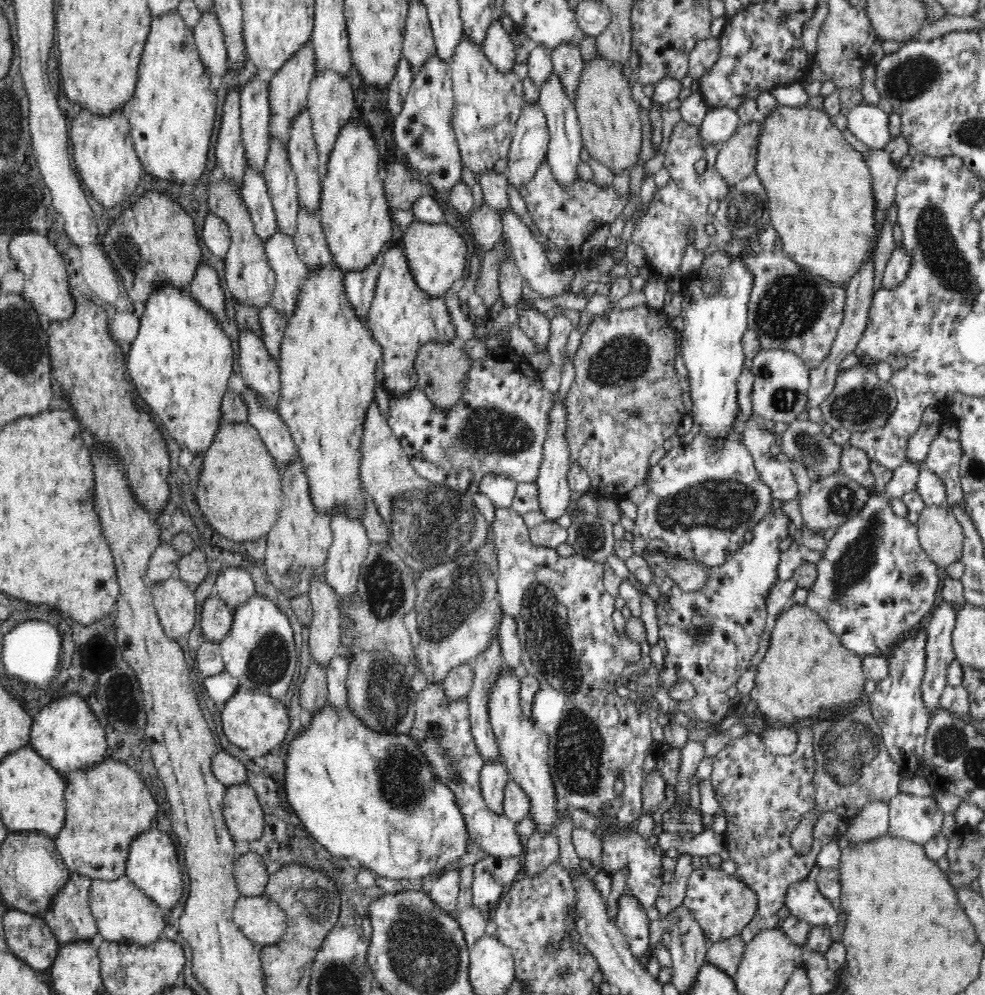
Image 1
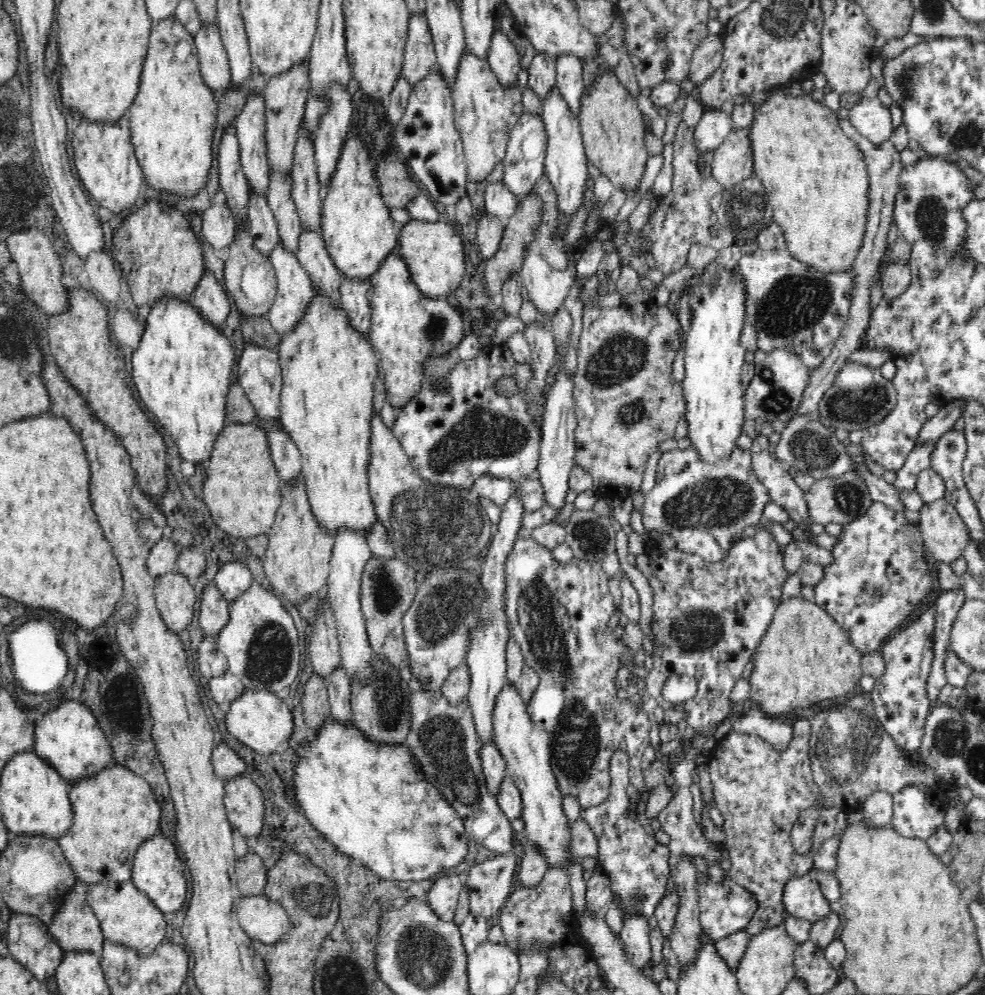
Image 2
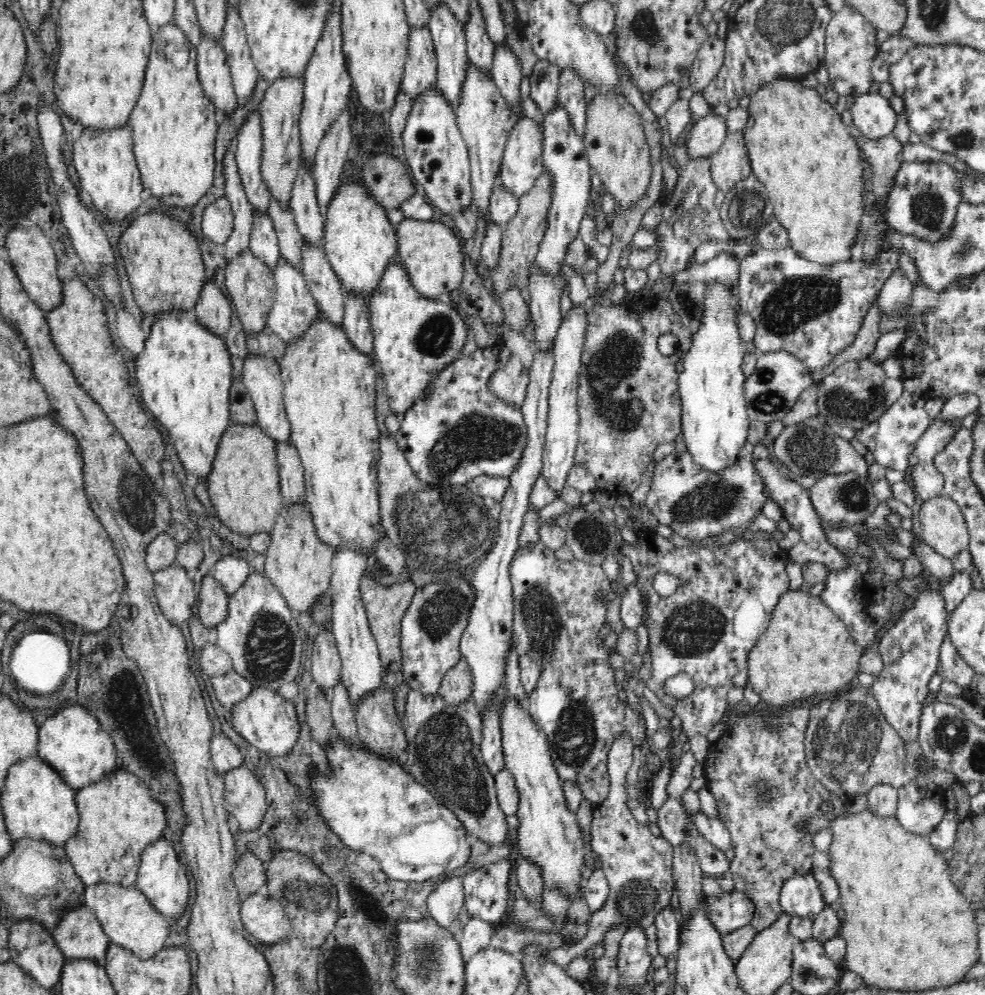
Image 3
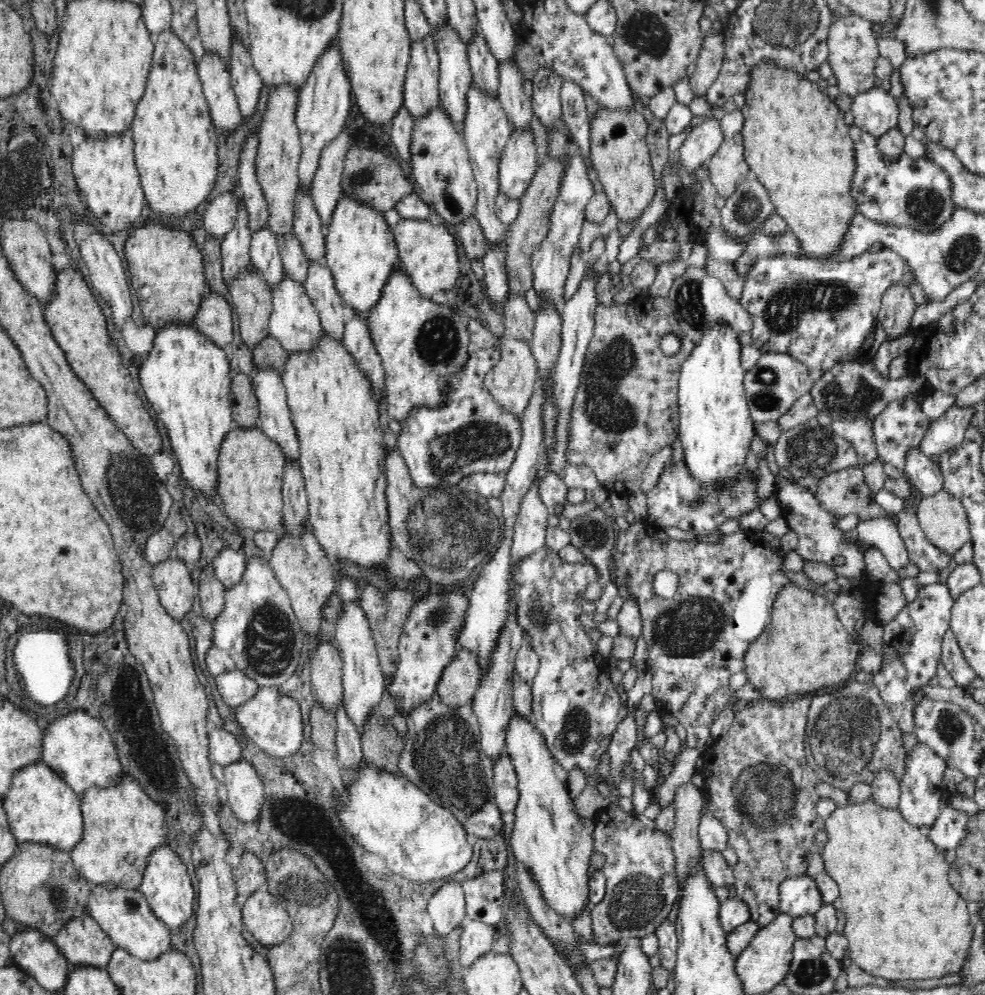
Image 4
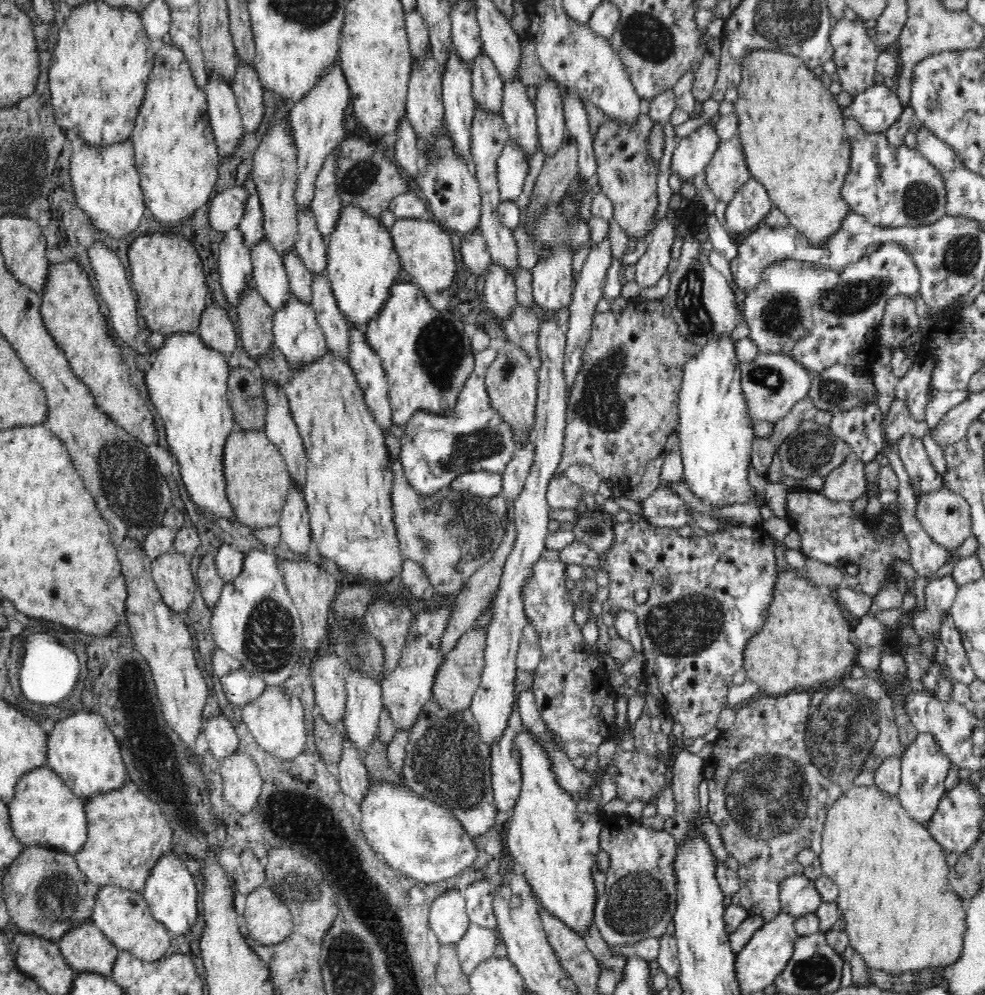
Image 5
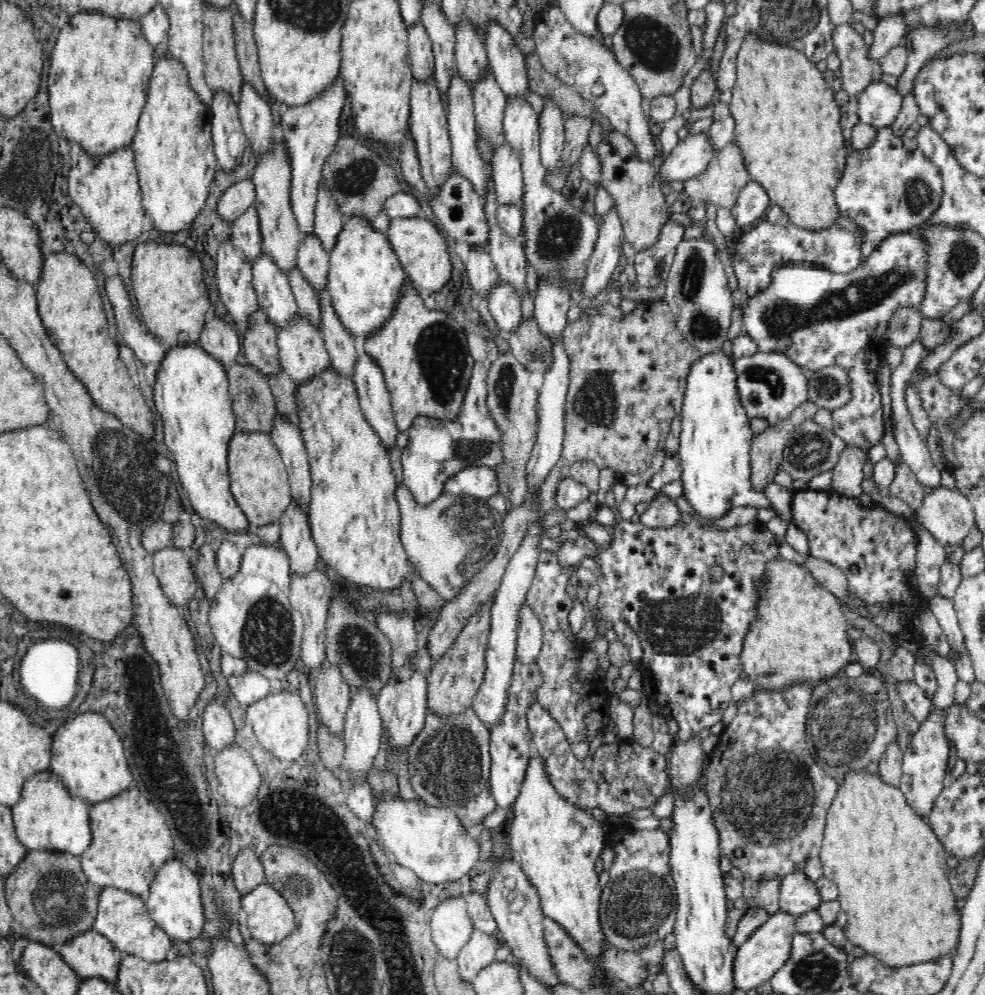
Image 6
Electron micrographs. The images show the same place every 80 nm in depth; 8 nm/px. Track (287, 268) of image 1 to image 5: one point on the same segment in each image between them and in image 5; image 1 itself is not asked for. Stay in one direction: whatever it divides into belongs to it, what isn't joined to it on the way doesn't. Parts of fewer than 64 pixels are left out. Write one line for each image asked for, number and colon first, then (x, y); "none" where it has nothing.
2: (294, 289)
3: (294, 309)
4: (295, 323)
5: (296, 332)

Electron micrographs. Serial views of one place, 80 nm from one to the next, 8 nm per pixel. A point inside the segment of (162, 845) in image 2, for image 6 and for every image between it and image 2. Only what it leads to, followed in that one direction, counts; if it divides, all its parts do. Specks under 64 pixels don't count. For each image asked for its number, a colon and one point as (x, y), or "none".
3: (160, 876)
4: (167, 886)
5: (170, 891)
6: (173, 899)

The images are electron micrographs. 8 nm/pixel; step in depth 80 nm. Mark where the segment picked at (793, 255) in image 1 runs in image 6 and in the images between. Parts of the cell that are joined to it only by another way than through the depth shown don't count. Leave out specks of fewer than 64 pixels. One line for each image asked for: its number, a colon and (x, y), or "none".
2: (815, 177)
3: (799, 149)
4: (796, 144)
5: (792, 131)
6: (787, 123)

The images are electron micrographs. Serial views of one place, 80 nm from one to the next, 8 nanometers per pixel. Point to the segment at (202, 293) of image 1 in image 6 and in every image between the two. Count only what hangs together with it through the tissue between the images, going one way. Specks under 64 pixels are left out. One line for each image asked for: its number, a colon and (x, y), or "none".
2: (209, 298)
3: (213, 310)
4: (213, 319)
5: (216, 329)
6: (218, 337)

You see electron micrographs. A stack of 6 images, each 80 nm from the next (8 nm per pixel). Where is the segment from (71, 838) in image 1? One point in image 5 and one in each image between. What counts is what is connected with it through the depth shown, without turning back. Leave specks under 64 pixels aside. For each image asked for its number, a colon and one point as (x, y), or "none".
2: (114, 810)
3: (119, 818)
4: (121, 825)
5: (126, 833)

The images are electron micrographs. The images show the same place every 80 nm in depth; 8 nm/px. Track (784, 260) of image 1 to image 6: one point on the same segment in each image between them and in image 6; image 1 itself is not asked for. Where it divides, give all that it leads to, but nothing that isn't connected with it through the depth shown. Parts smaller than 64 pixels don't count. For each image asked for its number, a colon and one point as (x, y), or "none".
2: (792, 307)
3: (813, 311)
4: (817, 312)
5: (820, 317)
6: (817, 318)

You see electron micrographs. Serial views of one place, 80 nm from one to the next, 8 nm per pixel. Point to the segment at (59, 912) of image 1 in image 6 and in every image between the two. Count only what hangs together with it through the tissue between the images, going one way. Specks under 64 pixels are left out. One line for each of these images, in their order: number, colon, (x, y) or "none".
2: (75, 927)
3: (79, 935)
4: (82, 941)
5: (86, 949)
6: (90, 955)

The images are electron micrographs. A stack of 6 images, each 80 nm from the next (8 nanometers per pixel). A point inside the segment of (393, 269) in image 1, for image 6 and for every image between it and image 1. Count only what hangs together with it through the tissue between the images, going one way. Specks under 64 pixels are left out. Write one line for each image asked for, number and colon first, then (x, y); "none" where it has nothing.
2: (406, 327)
3: (415, 338)
4: (421, 343)
5: (426, 354)
6: (424, 355)

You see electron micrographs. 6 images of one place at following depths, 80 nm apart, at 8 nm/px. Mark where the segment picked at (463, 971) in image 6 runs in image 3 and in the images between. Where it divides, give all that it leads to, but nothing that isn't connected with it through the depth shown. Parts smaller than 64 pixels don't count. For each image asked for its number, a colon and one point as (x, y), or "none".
3: (476, 933)
4: (476, 938)
5: (478, 943)

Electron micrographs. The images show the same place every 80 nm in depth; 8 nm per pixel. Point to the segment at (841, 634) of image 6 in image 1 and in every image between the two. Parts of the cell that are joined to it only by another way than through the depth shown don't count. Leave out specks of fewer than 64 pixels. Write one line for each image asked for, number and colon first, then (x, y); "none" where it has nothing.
1: (807, 674)
2: (805, 659)
3: (806, 652)
4: (805, 648)
5: (806, 642)

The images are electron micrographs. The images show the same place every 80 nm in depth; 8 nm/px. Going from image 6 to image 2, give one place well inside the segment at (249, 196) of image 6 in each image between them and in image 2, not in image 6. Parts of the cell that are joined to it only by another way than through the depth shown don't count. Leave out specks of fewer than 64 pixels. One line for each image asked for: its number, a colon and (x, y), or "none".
2: (218, 228)
3: (217, 220)
4: (219, 216)
5: (226, 209)

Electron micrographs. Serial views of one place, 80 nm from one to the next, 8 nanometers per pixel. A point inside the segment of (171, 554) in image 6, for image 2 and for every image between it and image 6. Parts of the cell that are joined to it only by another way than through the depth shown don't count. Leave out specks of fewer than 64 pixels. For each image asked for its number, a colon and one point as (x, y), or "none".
2: (174, 595)
3: (175, 592)
4: (176, 589)
5: (171, 571)

